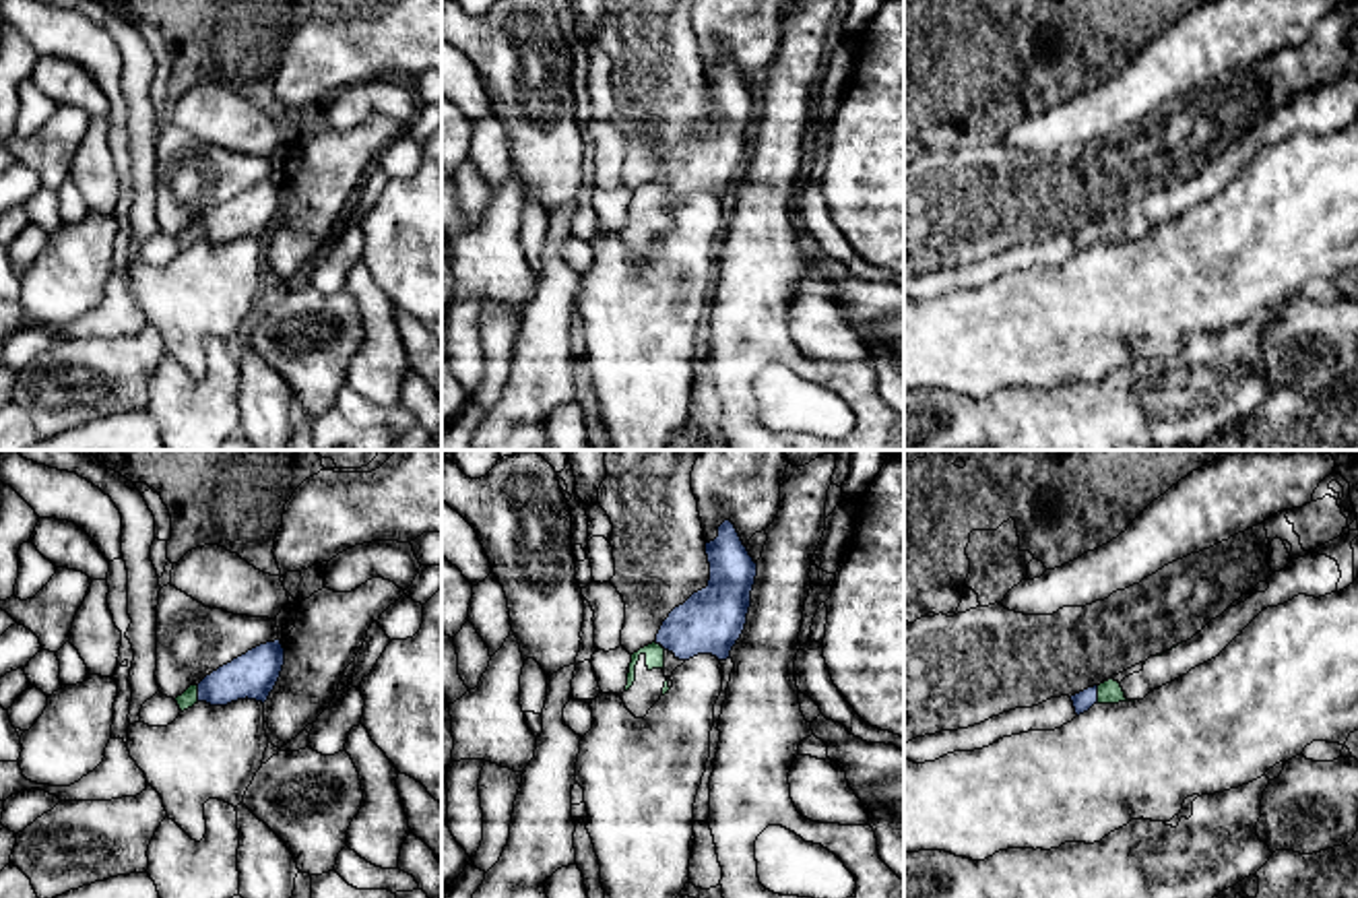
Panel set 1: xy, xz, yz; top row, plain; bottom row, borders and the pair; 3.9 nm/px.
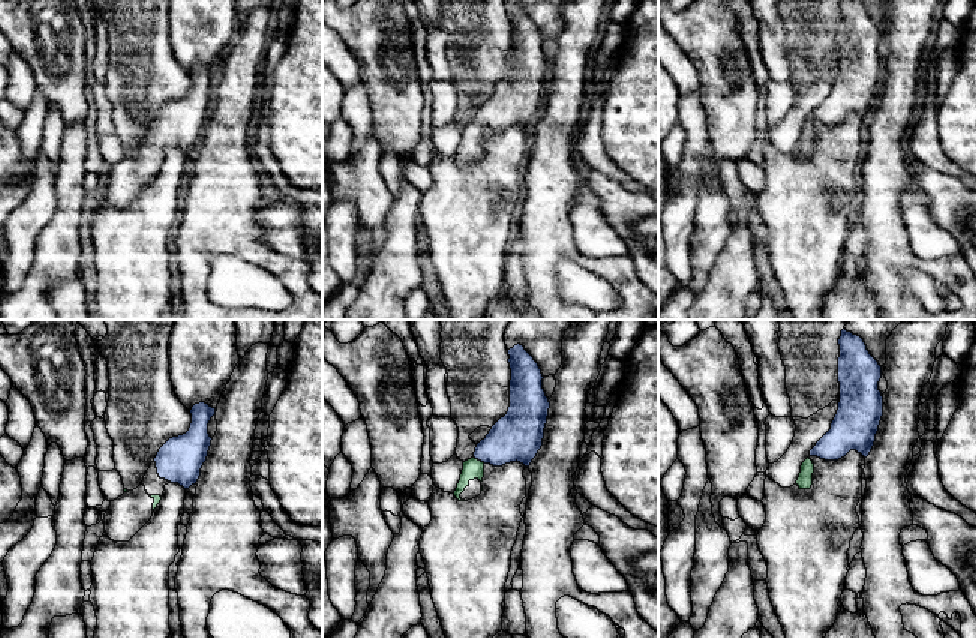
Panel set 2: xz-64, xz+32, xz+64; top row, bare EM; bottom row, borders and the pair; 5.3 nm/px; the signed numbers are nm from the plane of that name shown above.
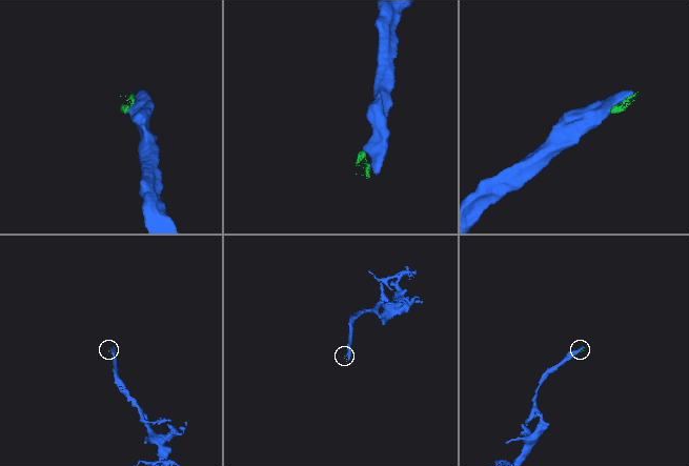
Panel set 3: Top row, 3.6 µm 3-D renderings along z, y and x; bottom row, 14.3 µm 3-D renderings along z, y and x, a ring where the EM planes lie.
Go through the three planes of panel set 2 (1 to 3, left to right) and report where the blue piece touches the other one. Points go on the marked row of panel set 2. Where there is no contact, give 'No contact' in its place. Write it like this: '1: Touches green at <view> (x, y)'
1: No contact
2: Touches green at xz+32 (480, 461)
3: No contact

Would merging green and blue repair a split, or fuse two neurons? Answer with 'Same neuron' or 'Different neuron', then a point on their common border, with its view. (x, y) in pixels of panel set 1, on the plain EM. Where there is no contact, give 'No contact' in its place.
Same neuron. Touches green at yz (1098, 232)

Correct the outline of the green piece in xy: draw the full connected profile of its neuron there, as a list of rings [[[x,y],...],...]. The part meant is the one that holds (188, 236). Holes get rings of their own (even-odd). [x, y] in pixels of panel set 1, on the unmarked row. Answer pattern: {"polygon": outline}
{"polygon": [[[281,178],[260,182],[231,200],[206,213],[198,223],[190,223],[175,235],[180,248],[198,239],[227,244],[237,237],[266,239],[285,202]]]}

